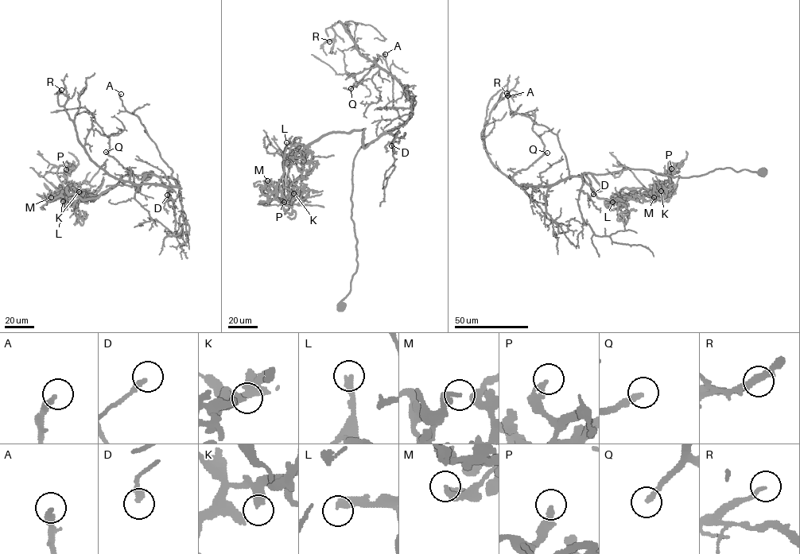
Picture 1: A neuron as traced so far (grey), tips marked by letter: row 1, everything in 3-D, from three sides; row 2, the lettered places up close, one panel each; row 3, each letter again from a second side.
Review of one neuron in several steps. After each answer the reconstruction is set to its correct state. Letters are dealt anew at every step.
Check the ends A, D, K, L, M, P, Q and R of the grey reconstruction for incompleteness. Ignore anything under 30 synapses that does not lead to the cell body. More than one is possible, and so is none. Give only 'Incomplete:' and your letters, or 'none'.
Incomplete: Q

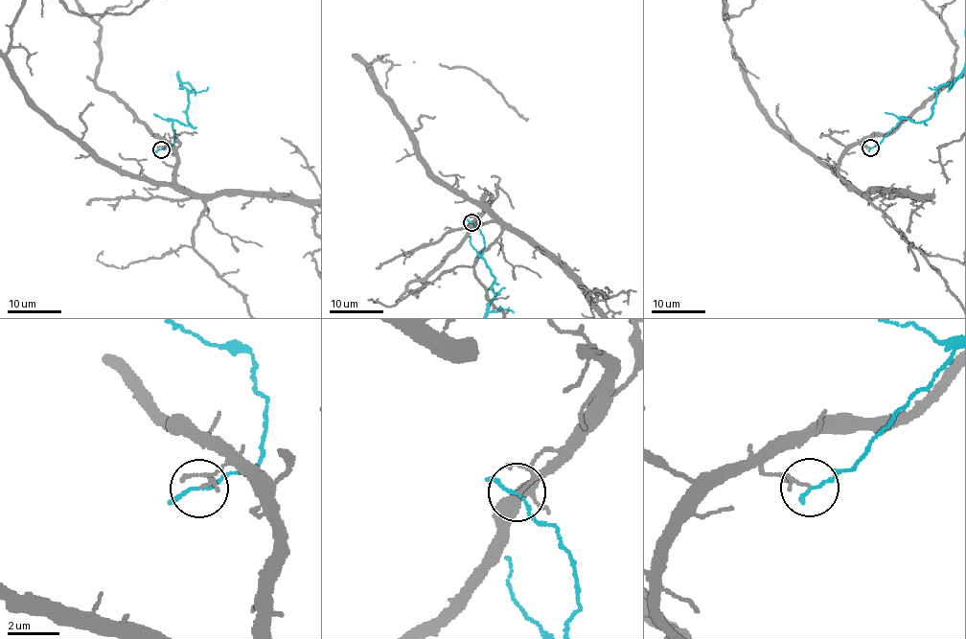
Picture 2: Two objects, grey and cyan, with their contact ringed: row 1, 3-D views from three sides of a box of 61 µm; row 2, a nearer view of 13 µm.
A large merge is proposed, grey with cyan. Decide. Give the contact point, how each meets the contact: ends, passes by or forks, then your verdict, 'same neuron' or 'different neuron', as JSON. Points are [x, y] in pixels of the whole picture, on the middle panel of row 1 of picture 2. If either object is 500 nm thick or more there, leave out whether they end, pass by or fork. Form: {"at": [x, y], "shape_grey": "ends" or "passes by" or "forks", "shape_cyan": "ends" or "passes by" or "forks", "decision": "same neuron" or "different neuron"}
{"at": [471, 222], "shape_grey": "ends", "shape_cyan": "passes by", "decision": "different neuron"}

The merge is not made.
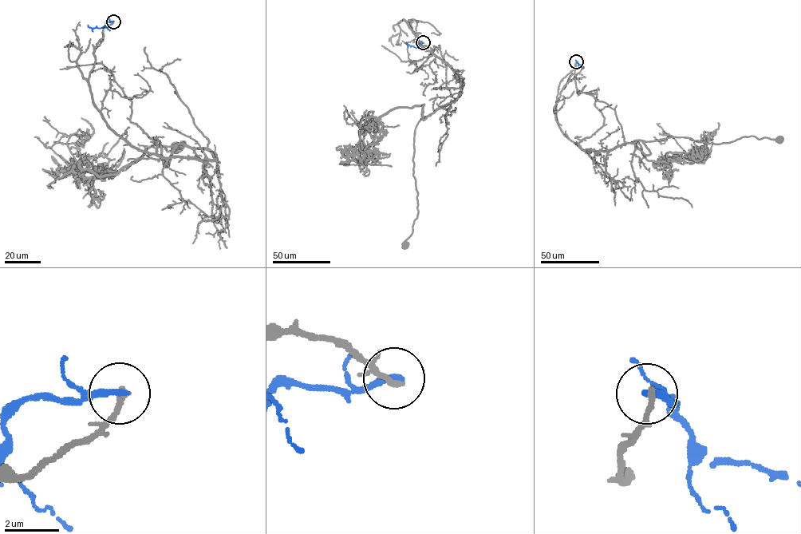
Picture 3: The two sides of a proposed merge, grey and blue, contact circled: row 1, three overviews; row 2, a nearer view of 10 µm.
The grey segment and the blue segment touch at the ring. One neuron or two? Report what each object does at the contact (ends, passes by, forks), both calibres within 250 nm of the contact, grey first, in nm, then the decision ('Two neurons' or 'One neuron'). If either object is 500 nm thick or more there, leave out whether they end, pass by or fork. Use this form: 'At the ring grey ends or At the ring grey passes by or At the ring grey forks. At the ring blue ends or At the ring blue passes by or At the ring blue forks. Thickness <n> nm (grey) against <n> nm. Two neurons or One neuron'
At the ring grey ends. At the ring blue ends. Thickness 240 nm (grey) against 260 nm. Two neurons

